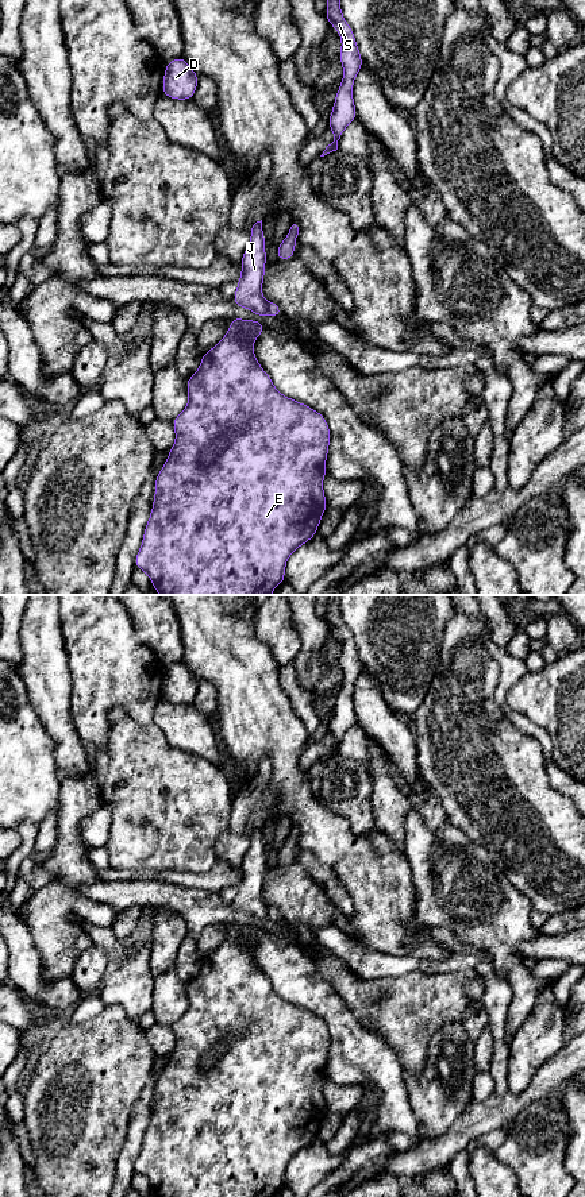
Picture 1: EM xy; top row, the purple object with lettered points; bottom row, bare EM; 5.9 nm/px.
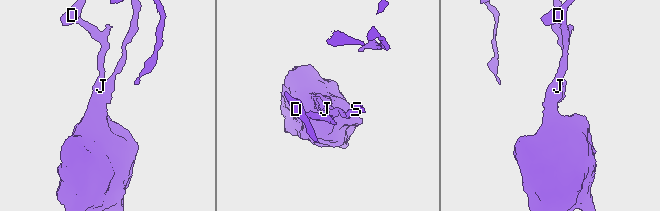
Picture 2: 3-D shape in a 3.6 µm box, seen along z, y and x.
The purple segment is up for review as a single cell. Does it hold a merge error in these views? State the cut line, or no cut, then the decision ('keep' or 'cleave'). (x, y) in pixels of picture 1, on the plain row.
cut xy (266, 907), (269, 918); cleave

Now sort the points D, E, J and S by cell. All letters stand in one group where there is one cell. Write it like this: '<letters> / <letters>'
D E J / S

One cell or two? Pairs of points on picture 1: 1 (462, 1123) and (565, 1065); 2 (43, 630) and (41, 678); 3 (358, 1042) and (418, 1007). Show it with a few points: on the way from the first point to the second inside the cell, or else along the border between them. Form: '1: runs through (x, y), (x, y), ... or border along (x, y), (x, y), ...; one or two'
1: runs through (488, 1115), (522, 1101), (539, 1088); one
2: runs through (43, 643), (43, 665); one
3: border along (350, 1012), (397, 1054); two

